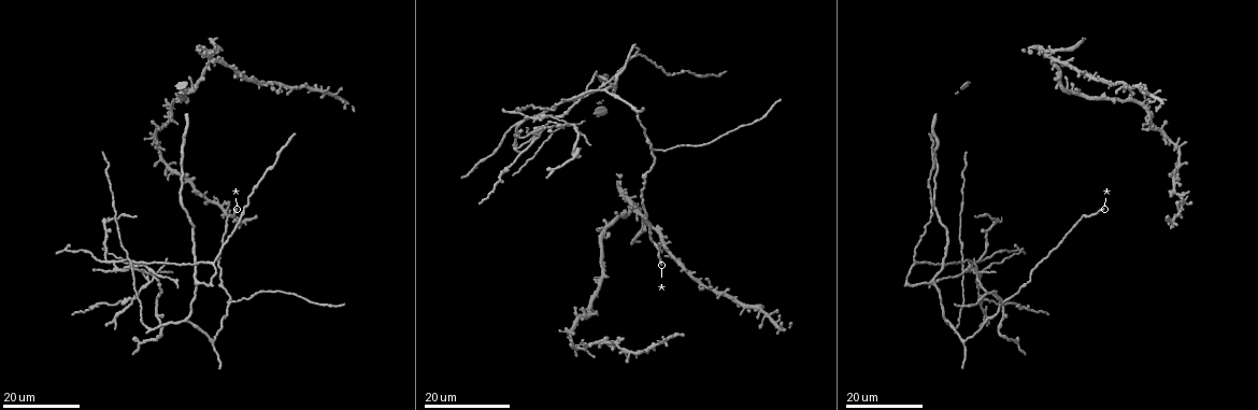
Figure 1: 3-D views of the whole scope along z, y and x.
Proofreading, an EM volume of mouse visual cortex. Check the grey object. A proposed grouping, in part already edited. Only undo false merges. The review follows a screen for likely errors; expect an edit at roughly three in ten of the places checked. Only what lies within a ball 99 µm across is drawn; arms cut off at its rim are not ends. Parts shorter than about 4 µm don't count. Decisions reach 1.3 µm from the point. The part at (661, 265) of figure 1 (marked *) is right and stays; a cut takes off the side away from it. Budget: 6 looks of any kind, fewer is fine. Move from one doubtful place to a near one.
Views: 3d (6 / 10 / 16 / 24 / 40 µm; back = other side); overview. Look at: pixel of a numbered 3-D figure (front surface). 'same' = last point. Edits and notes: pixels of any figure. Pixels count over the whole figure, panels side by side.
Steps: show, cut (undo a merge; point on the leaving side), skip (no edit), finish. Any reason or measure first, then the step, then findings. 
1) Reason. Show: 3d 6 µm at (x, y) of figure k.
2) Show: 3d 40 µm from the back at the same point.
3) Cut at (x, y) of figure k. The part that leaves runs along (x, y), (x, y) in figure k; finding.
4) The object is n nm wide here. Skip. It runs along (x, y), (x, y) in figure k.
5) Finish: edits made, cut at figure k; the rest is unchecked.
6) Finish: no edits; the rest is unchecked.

Show: 3d 16 µm at (113, 264) of figure 1.

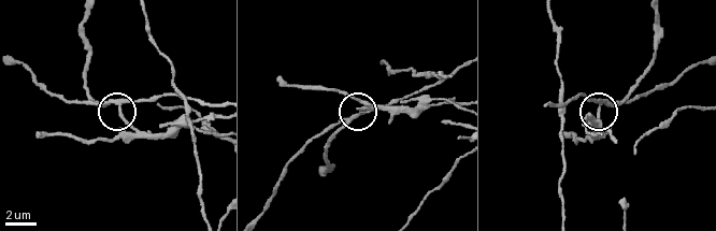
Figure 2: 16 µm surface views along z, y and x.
Show: 3d 10 µm at (598, 111) of figure 2.

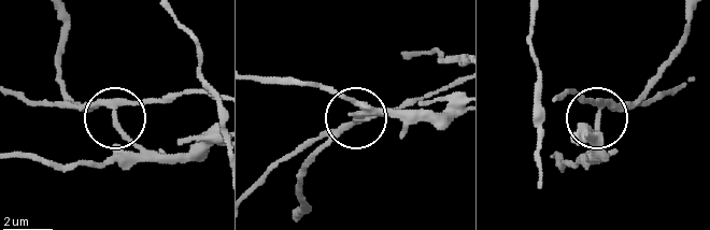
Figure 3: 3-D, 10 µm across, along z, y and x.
The side arm is 27 µm long. Cut at (123, 135) of figure 3. A second neuron is stuck on.

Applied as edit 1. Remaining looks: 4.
Show: overview.

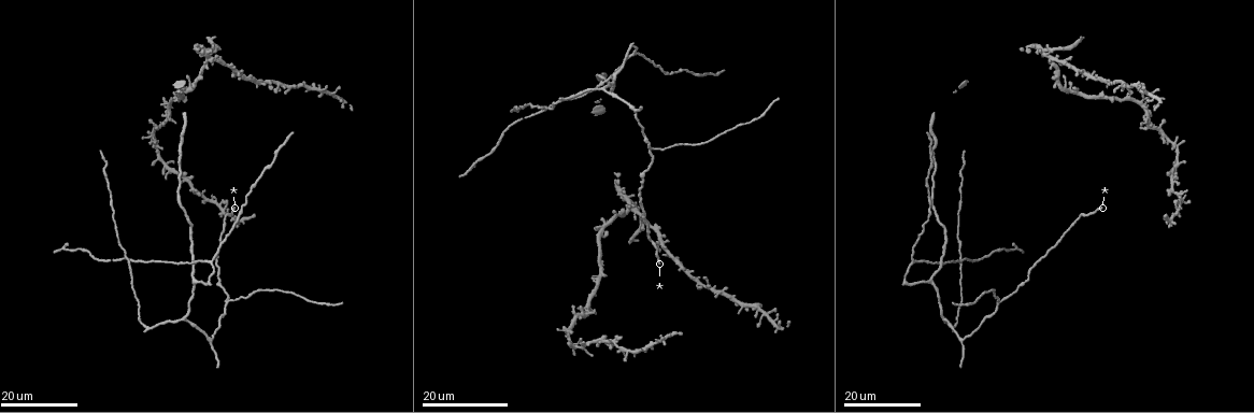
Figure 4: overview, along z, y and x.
Branch point. Show: 3d 16 µm at (183, 315) of figure 4.

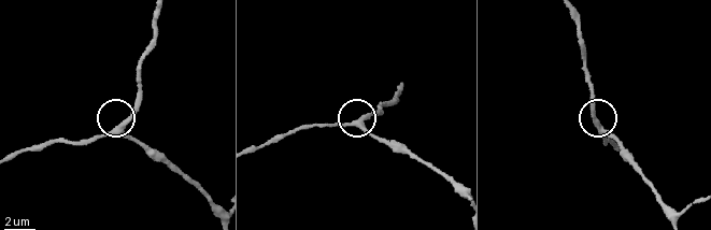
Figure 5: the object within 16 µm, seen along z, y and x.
Closer look. Show: 3d 10 µm at (119, 127) of figure 5.

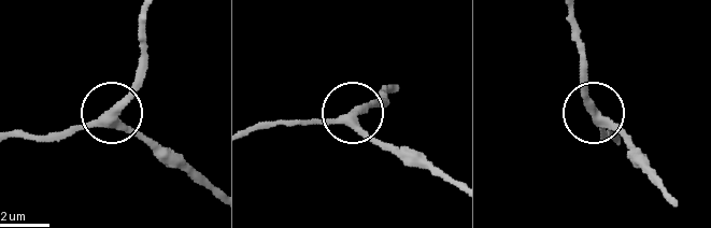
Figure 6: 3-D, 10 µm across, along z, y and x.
Zoom in. Show: 3d 6 µm at (350, 114) of figure 6.

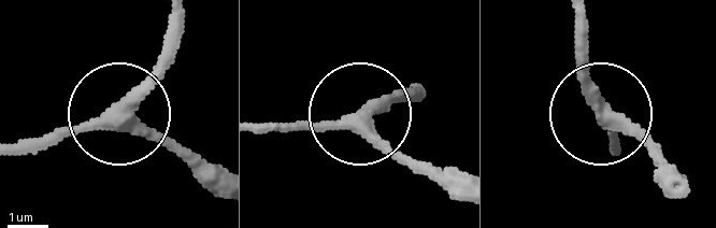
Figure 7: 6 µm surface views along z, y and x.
The side arm is 66 µm long. Skip. It runs along (458, 196), (355, 117), (267, 124) in figure 7; one neuron here.

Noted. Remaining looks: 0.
Finish: edits made, cut at figure 3; the rest is unchecked.

